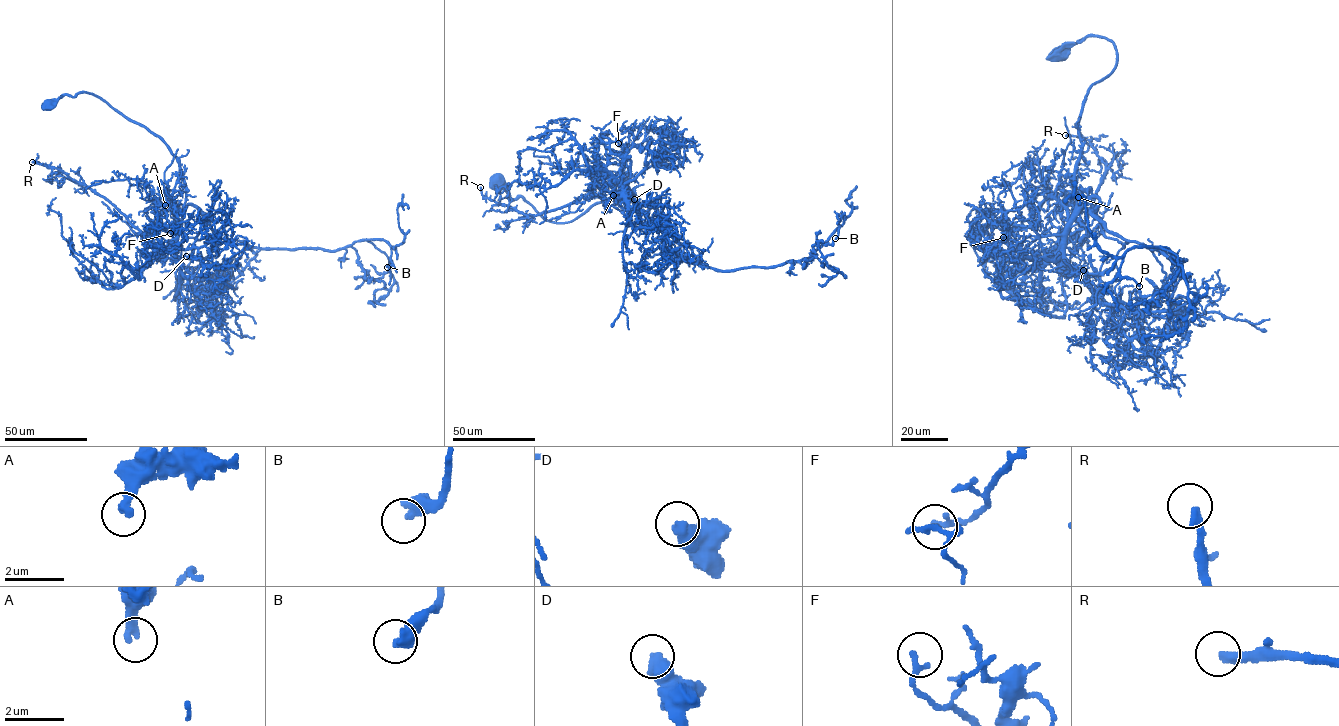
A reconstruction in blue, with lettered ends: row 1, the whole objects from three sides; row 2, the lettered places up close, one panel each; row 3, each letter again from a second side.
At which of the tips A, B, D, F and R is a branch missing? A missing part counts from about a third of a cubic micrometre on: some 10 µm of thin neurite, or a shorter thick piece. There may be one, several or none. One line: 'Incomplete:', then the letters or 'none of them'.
Incomplete: R

